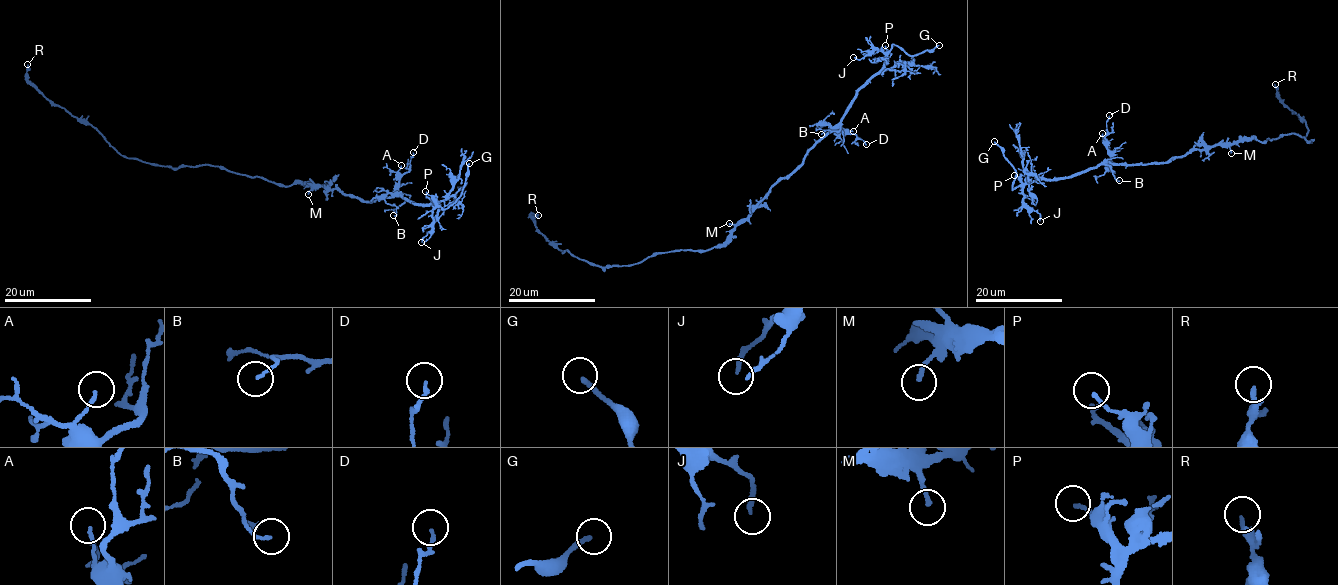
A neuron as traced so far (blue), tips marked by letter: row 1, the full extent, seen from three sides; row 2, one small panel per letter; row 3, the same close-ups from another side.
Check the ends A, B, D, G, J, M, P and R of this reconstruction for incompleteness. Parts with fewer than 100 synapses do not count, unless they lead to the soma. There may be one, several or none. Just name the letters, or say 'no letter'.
G

